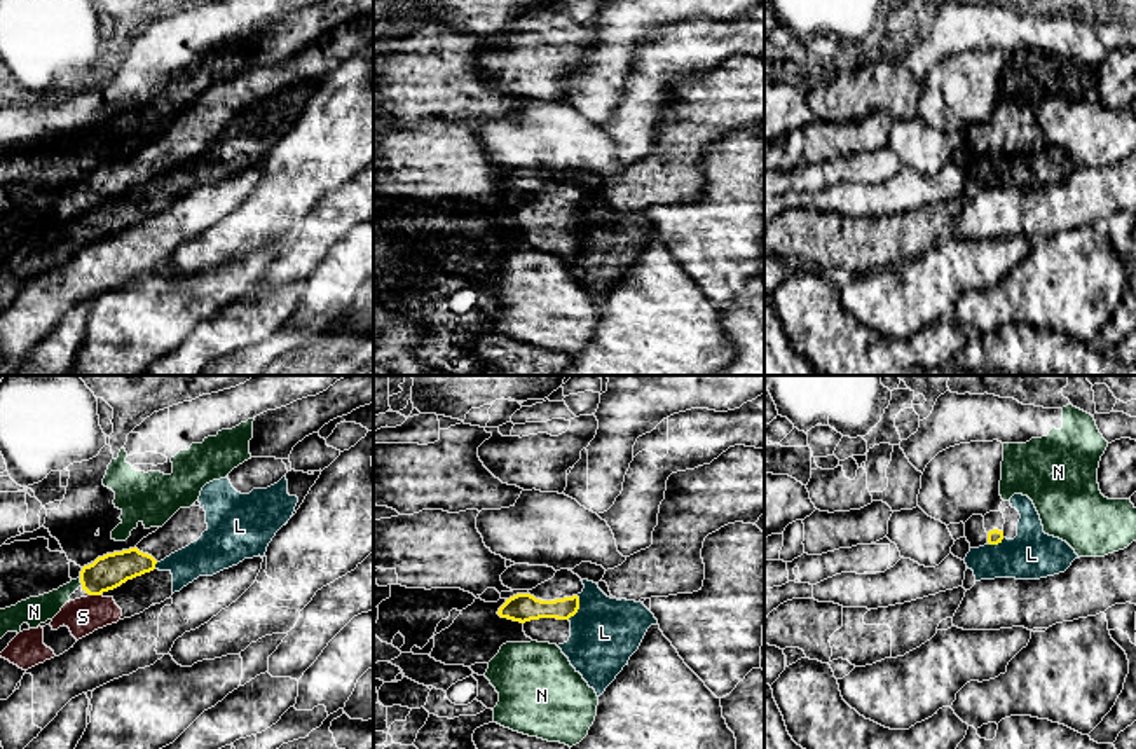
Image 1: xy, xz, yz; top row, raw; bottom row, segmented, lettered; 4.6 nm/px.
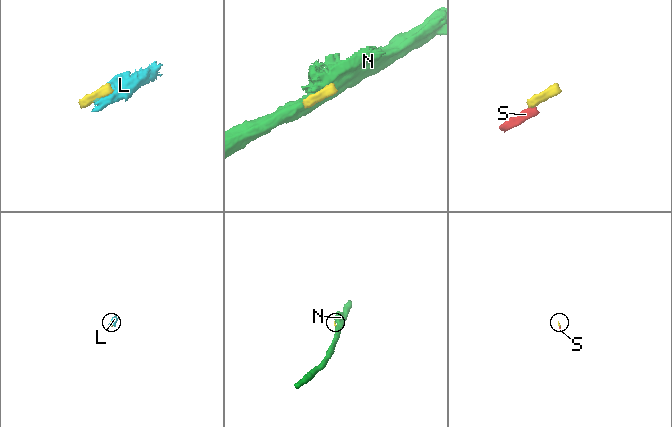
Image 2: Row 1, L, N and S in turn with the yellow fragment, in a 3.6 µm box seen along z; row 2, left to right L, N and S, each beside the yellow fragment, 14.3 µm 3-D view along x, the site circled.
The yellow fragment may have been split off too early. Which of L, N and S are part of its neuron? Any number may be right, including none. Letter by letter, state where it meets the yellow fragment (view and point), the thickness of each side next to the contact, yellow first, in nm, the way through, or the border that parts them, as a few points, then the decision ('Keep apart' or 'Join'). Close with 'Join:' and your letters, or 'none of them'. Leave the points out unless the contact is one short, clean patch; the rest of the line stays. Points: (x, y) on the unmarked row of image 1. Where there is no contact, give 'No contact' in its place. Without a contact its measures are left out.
L: Touches yellow at xz (578, 217). Thickness 130 nm (yellow) against 320 nm. Path across: xz (524, 217), (578, 217), (604, 241). Join
N: Touches yellow at xy (81, 191). Thickness 160 nm (yellow) against 130 nm. Keep apart
S: Touches yellow at xy (95, 203). Thickness 160 nm (yellow) against 170 nm. Path across: xy (105, 182), (95, 192), (95, 203), (95, 213), (82, 226). Join
Join: L, S

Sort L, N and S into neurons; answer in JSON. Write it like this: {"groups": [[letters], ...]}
{"groups": [["L", "S"], ["N"]]}

